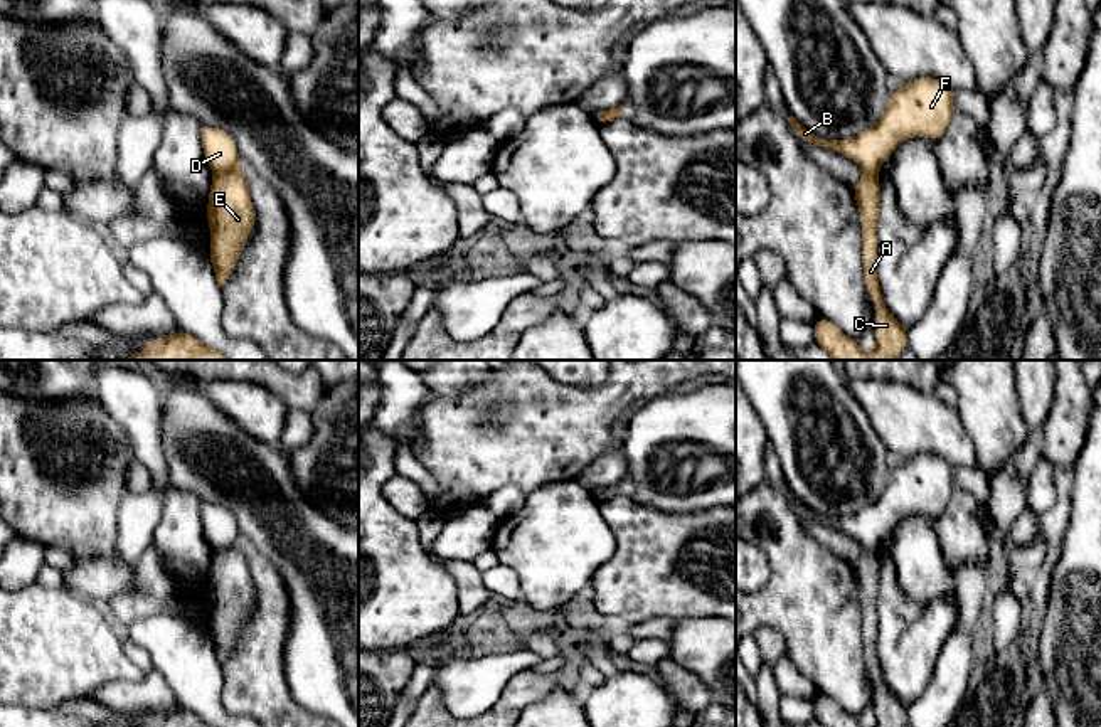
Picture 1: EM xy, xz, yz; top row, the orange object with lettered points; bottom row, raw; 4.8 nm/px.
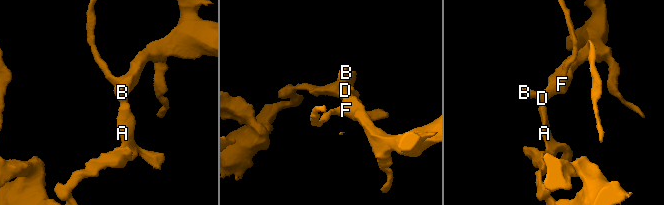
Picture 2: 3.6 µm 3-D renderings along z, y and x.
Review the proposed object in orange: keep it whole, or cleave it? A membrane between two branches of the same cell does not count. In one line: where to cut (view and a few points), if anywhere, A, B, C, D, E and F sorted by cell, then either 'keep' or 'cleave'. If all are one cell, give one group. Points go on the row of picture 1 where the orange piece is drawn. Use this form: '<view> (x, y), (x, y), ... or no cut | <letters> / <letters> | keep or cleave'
xy (238, 165), (216, 175) | A C E / B D F | cleave

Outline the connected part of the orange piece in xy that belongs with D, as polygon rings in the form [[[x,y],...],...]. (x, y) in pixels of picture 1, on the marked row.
[[[202,125],[200,130],[204,158],[215,175],[239,167],[239,153],[234,138],[217,126]]]

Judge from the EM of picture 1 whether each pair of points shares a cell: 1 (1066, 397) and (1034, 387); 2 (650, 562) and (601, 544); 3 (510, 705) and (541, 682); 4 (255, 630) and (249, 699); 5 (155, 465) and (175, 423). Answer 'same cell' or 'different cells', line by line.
1: different cells
2: different cells
3: same cell
4: same cell
5: different cells

